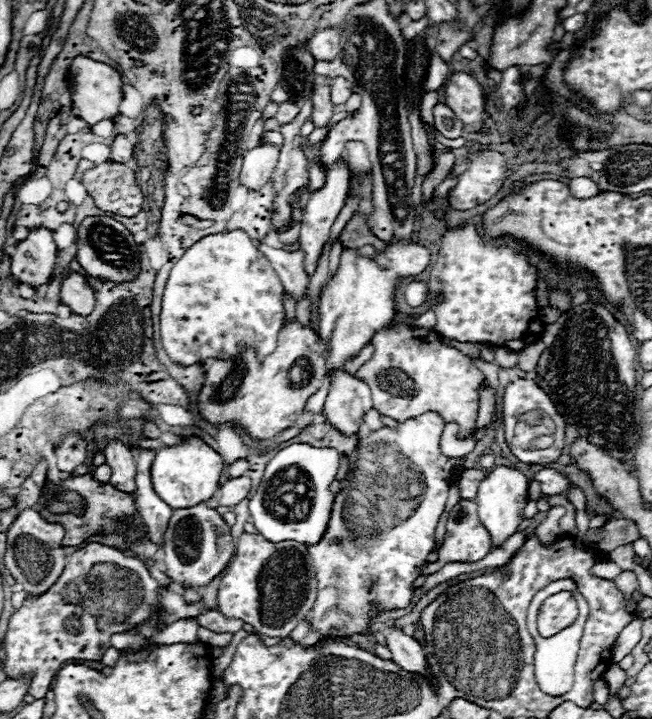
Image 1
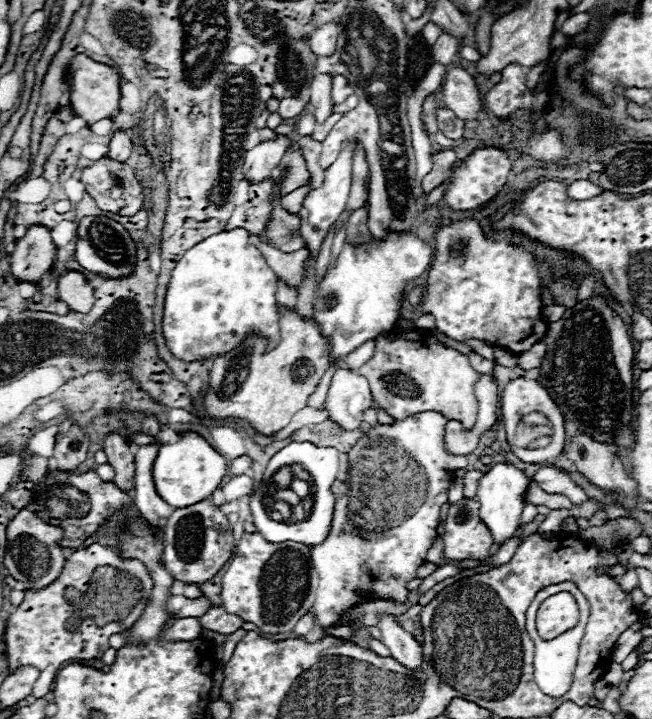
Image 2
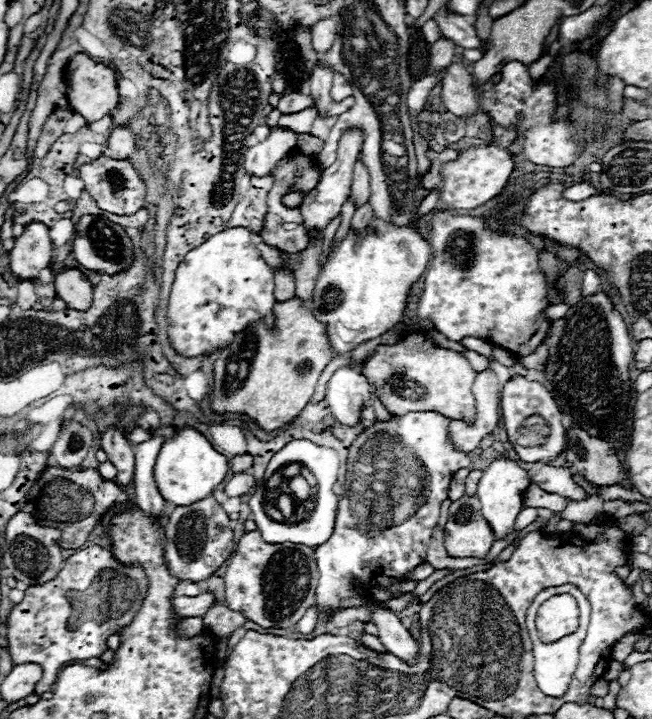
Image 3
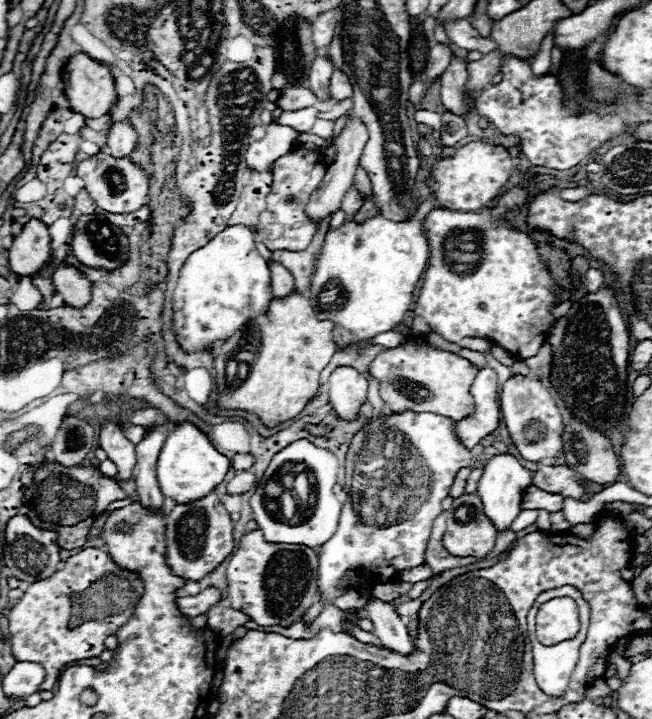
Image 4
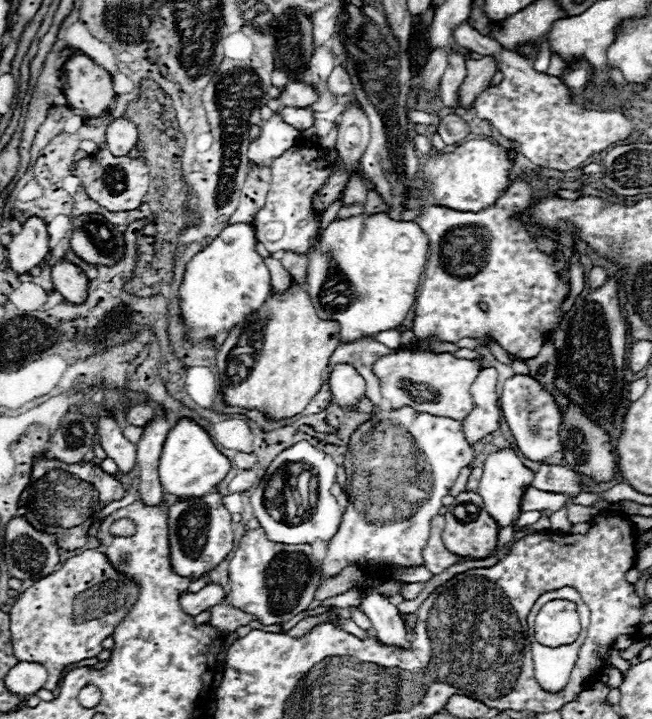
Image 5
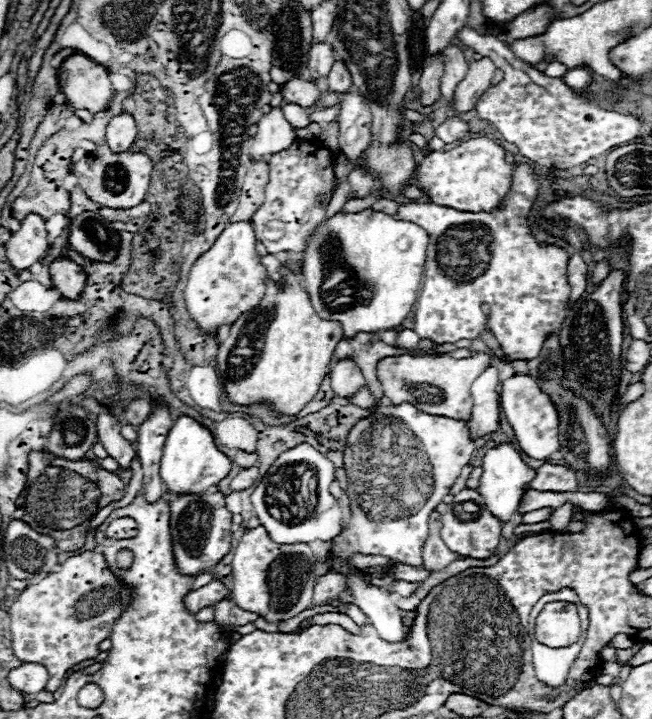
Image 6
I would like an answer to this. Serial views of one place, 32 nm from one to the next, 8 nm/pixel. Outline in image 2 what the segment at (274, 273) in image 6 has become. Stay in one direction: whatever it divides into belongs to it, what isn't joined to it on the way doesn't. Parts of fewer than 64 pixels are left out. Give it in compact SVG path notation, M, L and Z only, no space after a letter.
M279 279L276 299L280 304L293 308L297 304L297 292L294 288L290 288L284 281Z

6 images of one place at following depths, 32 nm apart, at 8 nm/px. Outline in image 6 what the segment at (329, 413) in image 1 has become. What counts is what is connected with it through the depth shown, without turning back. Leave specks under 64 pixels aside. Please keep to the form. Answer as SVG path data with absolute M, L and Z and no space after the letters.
M350 358L340 360L332 368L330 374L332 374L332 388L334 388L334 392L336 392L338 398L350 398L364 384L362 370Z

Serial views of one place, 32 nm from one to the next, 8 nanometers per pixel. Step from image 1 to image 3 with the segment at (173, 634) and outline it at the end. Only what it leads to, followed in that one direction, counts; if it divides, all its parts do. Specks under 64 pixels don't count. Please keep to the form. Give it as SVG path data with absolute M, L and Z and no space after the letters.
M196 616L196 618L184 618L180 620L180 626L178 630L184 634L184 636L196 636L204 630L204 618L202 616Z

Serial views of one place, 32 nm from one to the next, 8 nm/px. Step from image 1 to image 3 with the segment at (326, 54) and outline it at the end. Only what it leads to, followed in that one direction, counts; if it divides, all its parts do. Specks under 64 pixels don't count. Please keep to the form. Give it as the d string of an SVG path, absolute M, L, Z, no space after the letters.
M336 18L318 20L312 26L312 46L318 52L328 52L336 38Z

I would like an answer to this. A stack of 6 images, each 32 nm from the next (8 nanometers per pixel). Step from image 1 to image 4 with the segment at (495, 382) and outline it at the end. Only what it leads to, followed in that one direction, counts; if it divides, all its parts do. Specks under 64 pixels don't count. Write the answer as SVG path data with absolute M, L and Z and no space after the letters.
M462 348L457 353L457 355L463 358L466 358L467 360L470 360L470 362L472 362L472 364L474 364L474 366L476 366L478 370L481 370L487 366L485 356L478 351Z

